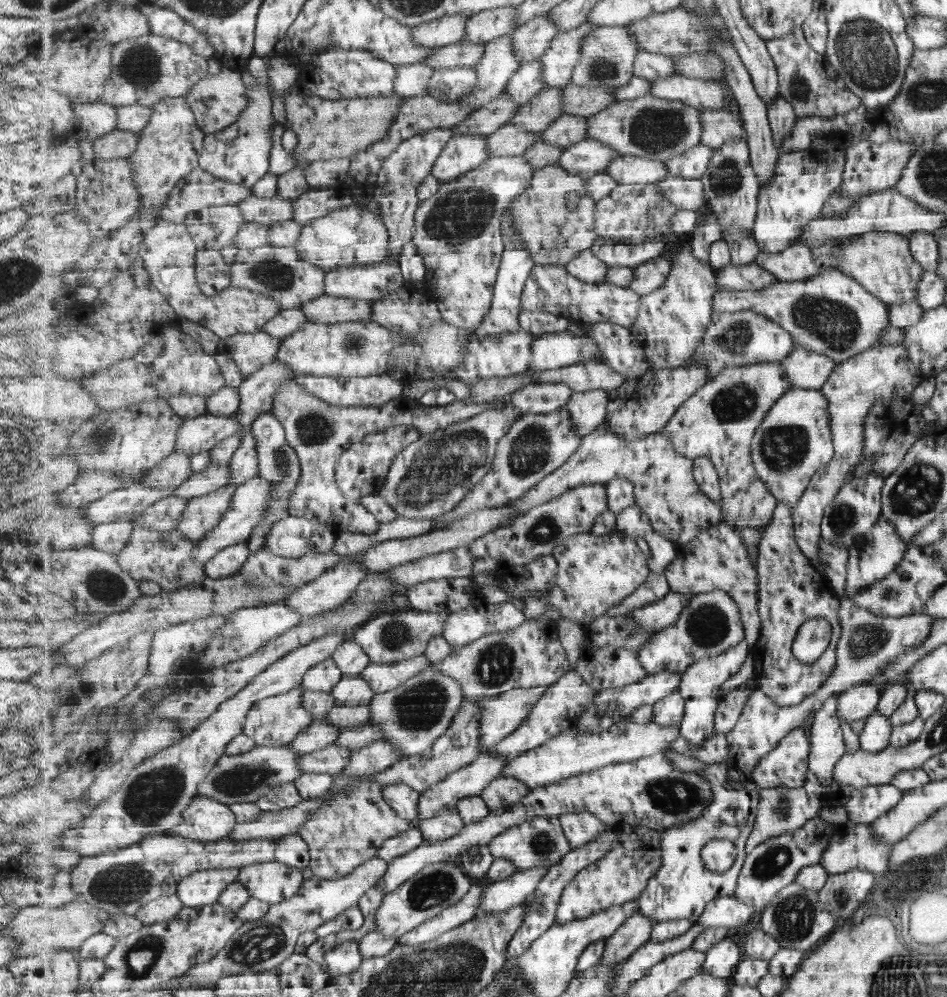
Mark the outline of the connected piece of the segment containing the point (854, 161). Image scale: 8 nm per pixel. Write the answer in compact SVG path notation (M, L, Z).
M863 139L859 143L852 143L846 146L846 164L841 190L845 196L860 198L861 196L872 195L891 187L895 187L899 181L901 170L914 153L919 142L888 140L883 144L869 142Z

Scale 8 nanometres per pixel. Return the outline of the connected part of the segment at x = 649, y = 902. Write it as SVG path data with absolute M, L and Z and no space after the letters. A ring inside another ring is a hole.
M716 764L704 765L698 773L712 784L713 803L703 815L689 822L674 826L662 835L663 866L648 882L648 887L639 899L640 911L654 922L669 920L692 920L694 923L712 901L734 894L739 882L742 866L747 858L746 842L753 832L759 810L759 786L755 781L740 784L730 781L729 769ZM718 838L731 840L737 849L733 866L725 872L713 872L703 860L702 850L709 842Z

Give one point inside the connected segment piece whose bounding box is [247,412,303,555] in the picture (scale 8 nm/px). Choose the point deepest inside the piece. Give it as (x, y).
(279, 462)

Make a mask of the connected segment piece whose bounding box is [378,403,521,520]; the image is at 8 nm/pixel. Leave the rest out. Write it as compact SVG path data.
M515 405L481 411L463 423L422 435L393 462L379 494L401 517L431 519L441 517L492 472L500 440L508 435L521 412Z

